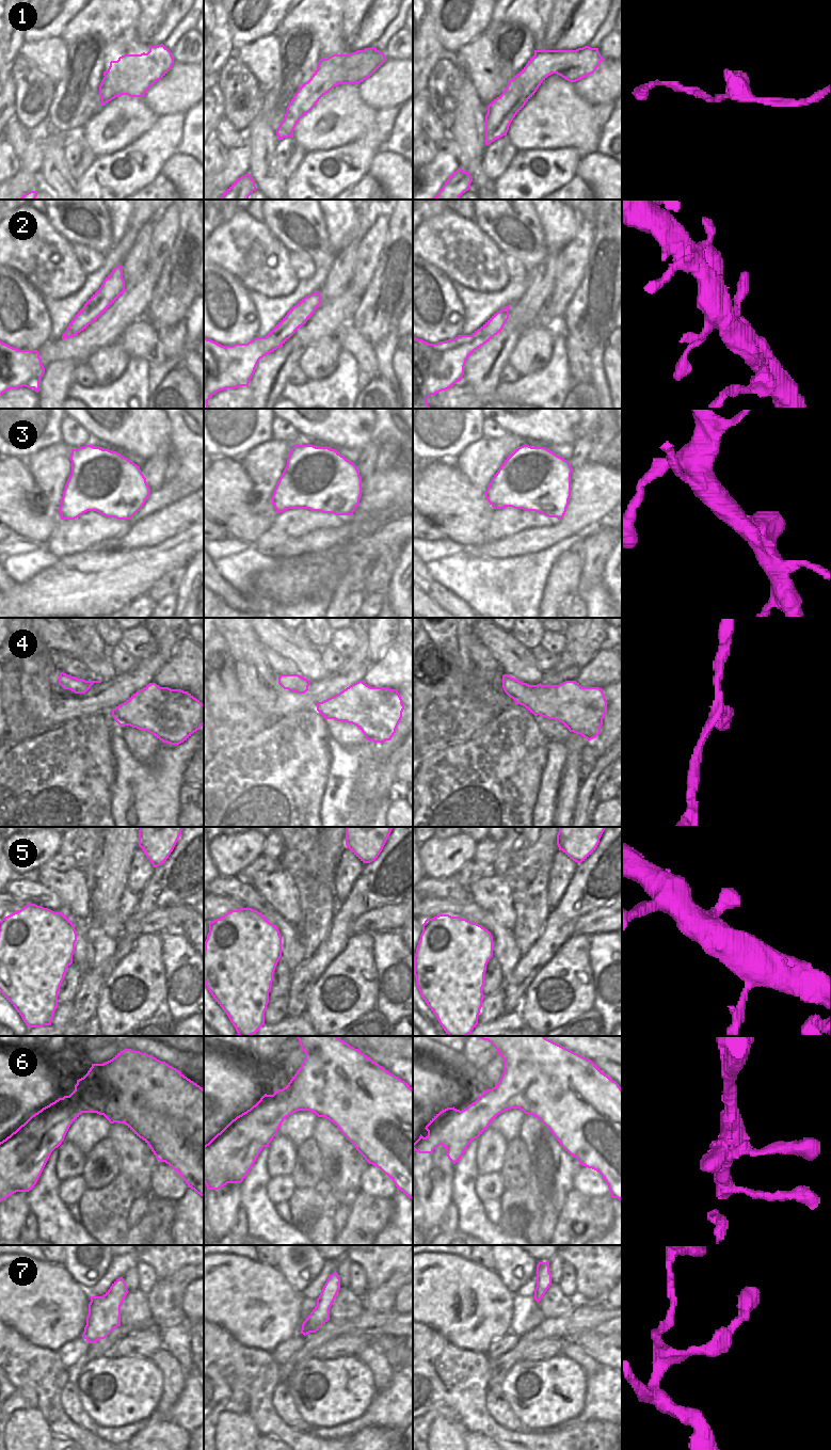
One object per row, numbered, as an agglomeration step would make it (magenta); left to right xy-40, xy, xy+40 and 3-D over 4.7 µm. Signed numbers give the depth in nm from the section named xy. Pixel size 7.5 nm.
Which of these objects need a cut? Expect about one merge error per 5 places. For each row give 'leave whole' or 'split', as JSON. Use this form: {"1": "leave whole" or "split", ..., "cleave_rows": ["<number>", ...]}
{"1": "split", "2": "leave whole", "3": "leave whole", "4": "leave whole", "5": "leave whole", "6": "leave whole", "7": "leave whole", "cleave_rows": ["1"]}

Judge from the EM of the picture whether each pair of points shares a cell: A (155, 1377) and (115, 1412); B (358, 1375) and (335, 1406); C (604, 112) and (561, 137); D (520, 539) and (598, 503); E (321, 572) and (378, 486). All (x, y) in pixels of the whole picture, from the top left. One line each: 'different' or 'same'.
A: same
B: same
C: different
D: same
E: different

